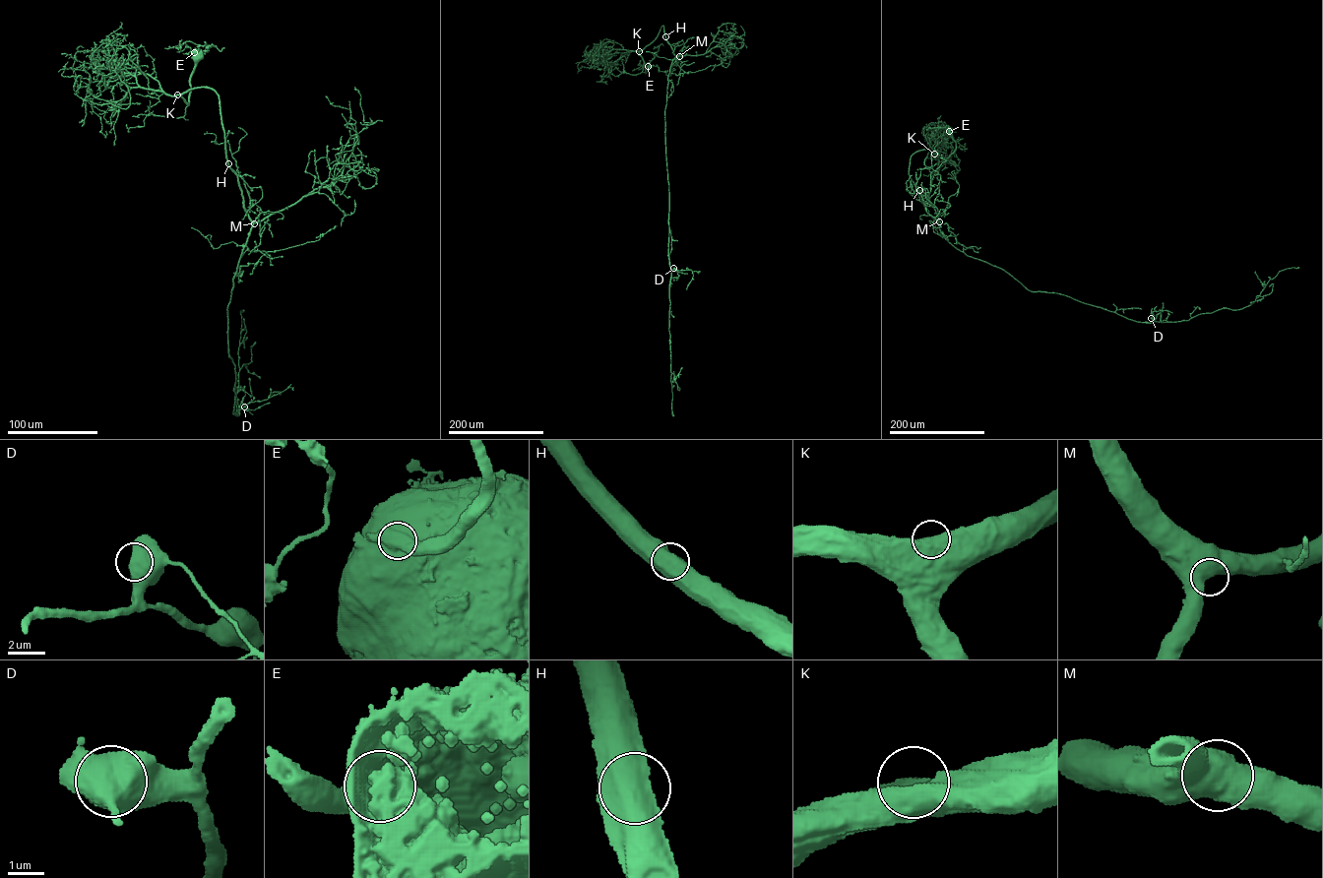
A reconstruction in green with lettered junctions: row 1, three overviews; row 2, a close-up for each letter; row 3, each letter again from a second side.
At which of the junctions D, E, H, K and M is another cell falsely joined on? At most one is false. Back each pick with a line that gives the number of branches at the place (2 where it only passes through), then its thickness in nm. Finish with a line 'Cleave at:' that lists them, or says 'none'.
E: 1 branches meet; 1050 nm thick
Cleave at: E

